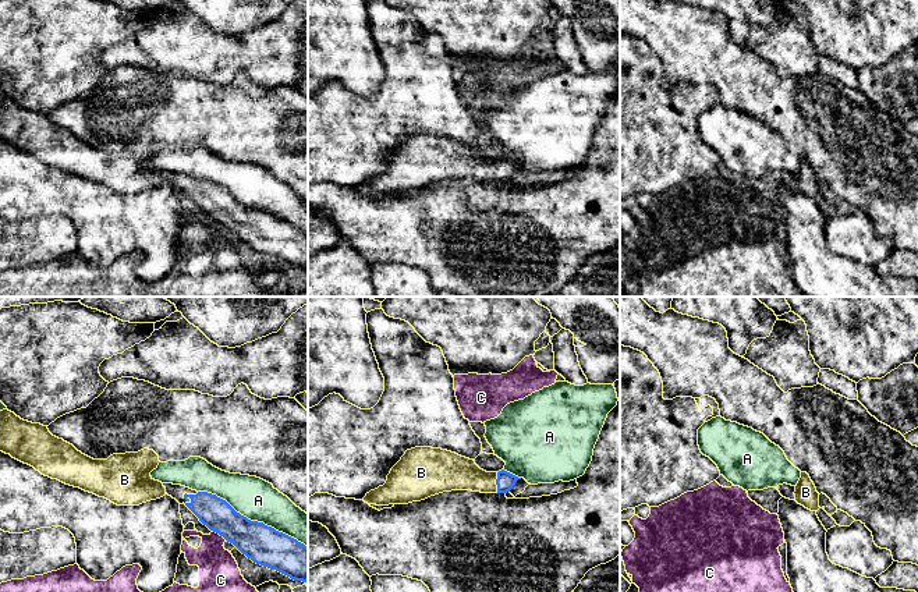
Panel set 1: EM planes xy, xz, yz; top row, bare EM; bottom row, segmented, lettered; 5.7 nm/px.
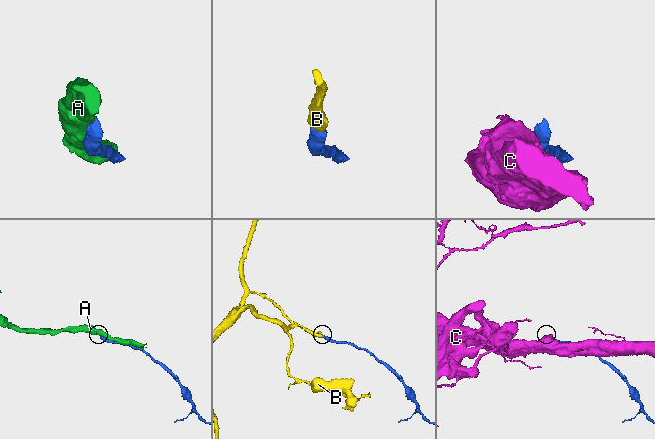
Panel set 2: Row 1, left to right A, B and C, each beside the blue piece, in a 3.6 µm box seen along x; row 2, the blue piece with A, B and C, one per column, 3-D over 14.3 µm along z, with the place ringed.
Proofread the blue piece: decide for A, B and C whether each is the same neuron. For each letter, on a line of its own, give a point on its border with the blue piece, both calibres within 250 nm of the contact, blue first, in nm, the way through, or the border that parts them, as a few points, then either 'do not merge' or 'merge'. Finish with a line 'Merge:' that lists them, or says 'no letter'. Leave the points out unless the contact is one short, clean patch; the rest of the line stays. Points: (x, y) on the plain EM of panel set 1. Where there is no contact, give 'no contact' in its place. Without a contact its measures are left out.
A: xy (252, 209) | 220/240 nm | do not merge
B: xz (496, 170) | 100/200 nm | across xz (506, 169), (496, 170), (484, 170), (454, 160) | merge
C: xy (219, 222) | 220/240 nm | along xy (212, 217), (226, 227) | do not merge
Merge: B

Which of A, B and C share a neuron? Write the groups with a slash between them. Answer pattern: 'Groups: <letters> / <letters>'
Groups: A / B / C

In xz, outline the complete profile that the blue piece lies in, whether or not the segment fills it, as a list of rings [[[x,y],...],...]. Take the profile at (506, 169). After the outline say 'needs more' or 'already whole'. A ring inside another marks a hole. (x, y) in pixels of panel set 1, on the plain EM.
[[[415,135],[405,139],[386,171],[366,181],[364,189],[376,194],[408,192],[451,178],[507,181],[518,167],[504,157],[486,160],[474,148],[447,138]]]; needs more

